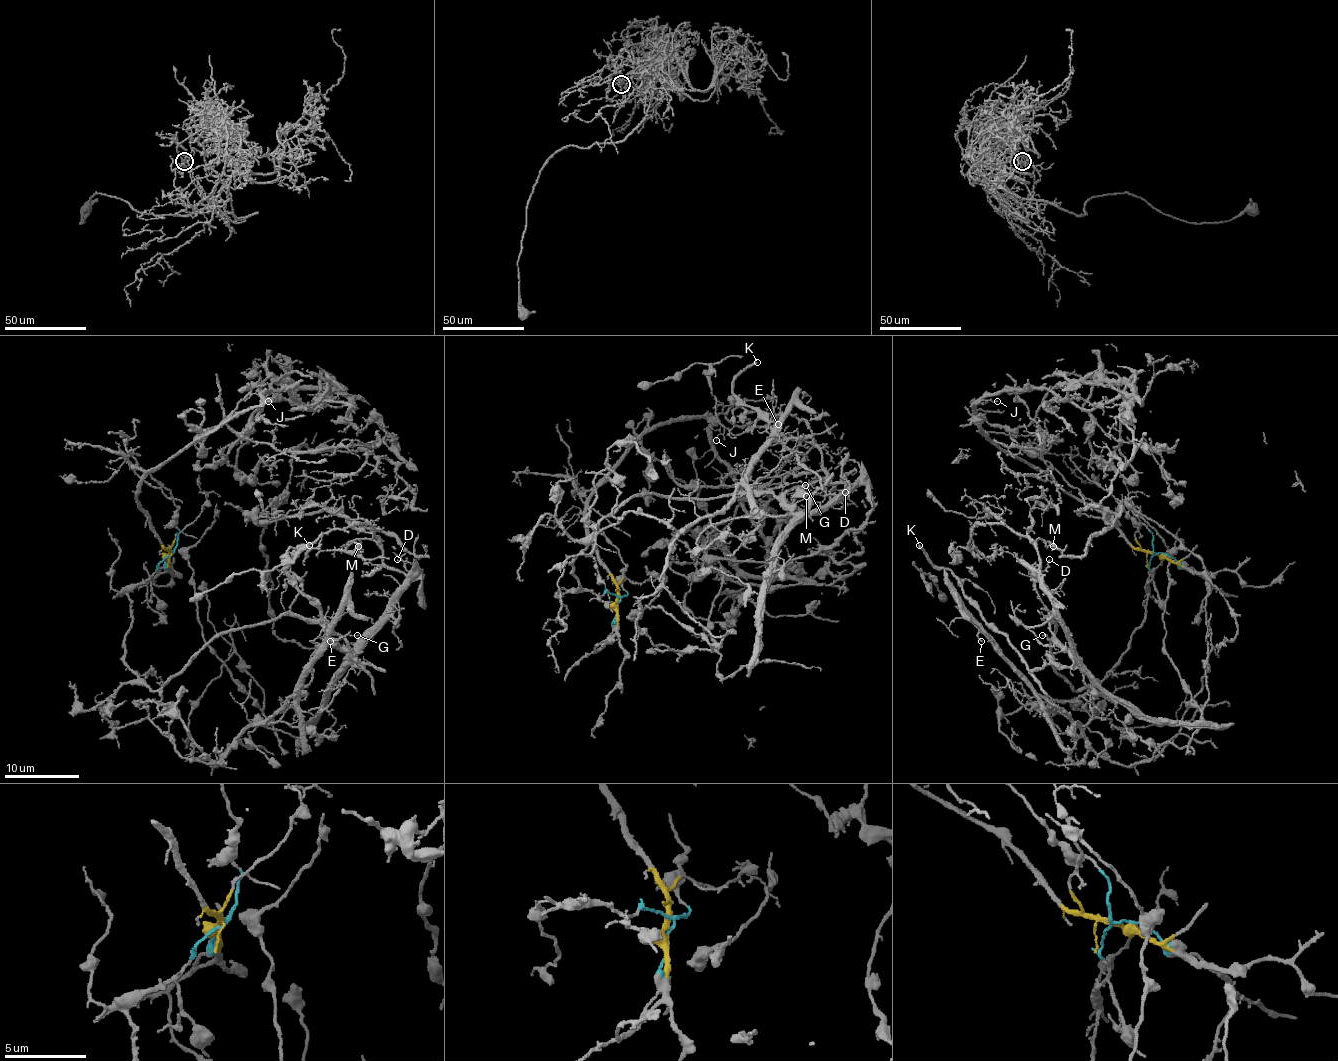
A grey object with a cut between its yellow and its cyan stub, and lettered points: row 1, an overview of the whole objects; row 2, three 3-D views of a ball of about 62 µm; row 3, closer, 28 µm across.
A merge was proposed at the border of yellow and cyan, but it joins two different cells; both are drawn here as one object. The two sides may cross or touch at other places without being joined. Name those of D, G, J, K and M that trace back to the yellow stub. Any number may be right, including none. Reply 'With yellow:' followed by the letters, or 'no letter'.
With yellow: J, K

